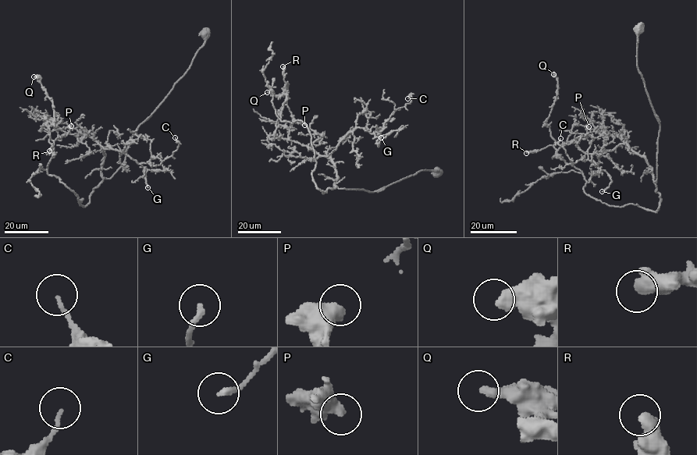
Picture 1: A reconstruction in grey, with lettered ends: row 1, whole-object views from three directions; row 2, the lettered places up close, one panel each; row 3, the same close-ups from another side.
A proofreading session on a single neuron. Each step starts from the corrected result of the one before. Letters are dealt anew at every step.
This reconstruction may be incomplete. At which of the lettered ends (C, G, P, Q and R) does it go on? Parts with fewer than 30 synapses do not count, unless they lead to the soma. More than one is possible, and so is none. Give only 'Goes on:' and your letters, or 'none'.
Goes on: none

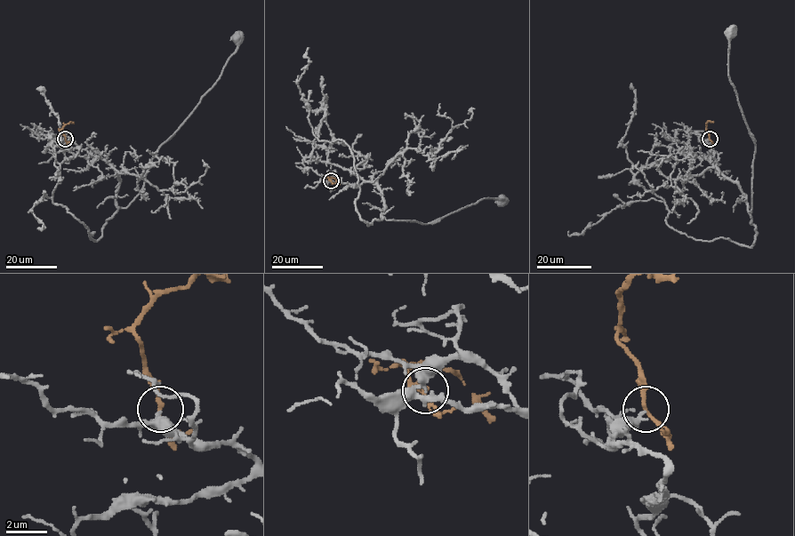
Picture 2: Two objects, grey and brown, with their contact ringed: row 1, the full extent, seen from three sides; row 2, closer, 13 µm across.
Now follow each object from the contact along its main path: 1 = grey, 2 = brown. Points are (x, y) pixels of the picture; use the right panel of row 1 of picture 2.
1: (710, 140), (705, 143), (713, 151), (710, 163), (736, 183), (751, 212), (755, 140), (728, 75), (731, 33)
2: (710, 139), (706, 123), (713, 122)

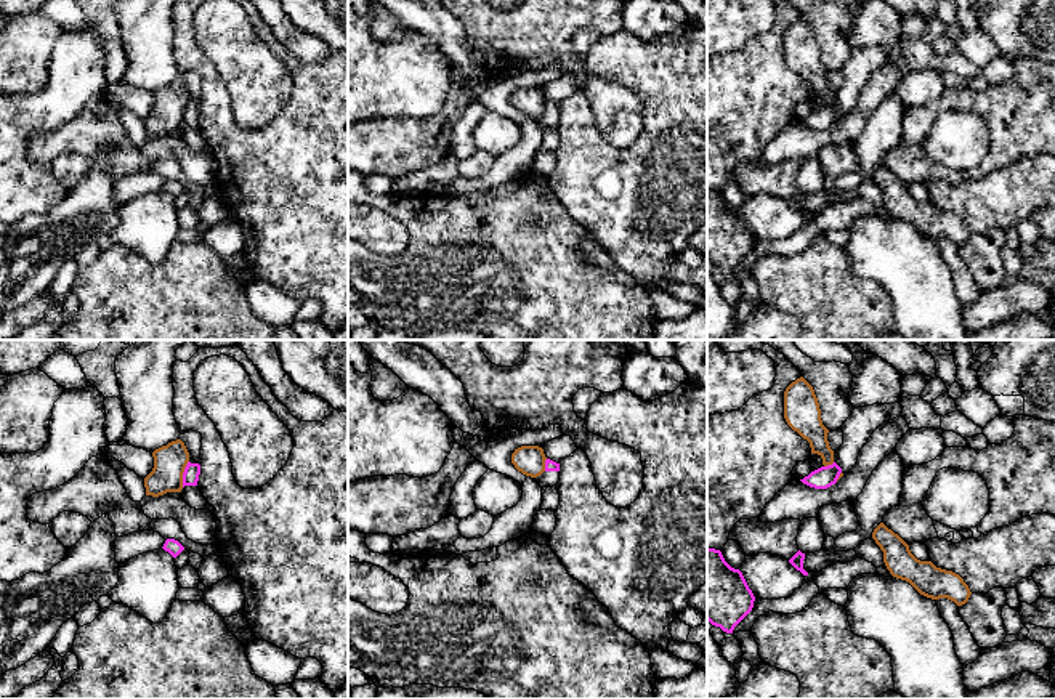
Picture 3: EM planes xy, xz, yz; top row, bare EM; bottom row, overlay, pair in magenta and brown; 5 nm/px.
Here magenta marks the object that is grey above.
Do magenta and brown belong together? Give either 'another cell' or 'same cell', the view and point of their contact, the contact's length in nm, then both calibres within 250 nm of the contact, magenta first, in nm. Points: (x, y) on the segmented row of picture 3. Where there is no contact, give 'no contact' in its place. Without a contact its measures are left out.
another cell | xy (183, 473) | 140 nm | 80/160 nm

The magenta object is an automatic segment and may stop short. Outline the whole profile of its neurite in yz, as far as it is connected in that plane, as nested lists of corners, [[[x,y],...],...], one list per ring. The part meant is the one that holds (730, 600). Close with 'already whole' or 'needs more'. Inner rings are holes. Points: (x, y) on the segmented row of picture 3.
[[[707,547],[707,620],[726,633],[752,611],[755,596],[742,572]]]; already whole

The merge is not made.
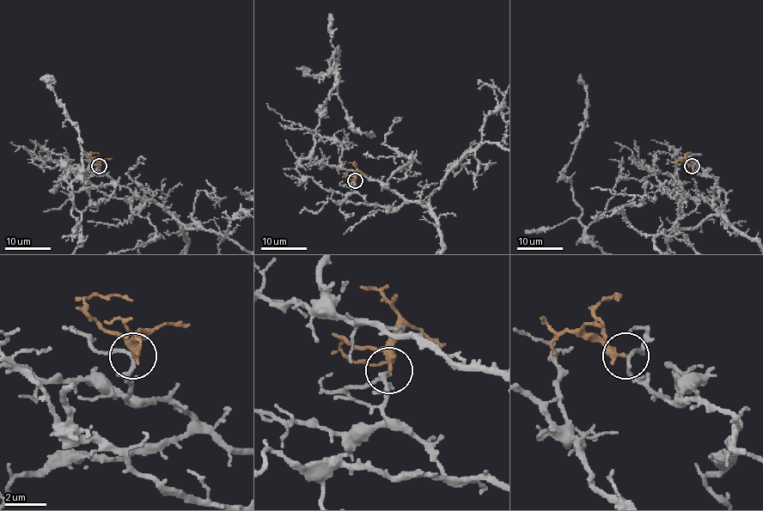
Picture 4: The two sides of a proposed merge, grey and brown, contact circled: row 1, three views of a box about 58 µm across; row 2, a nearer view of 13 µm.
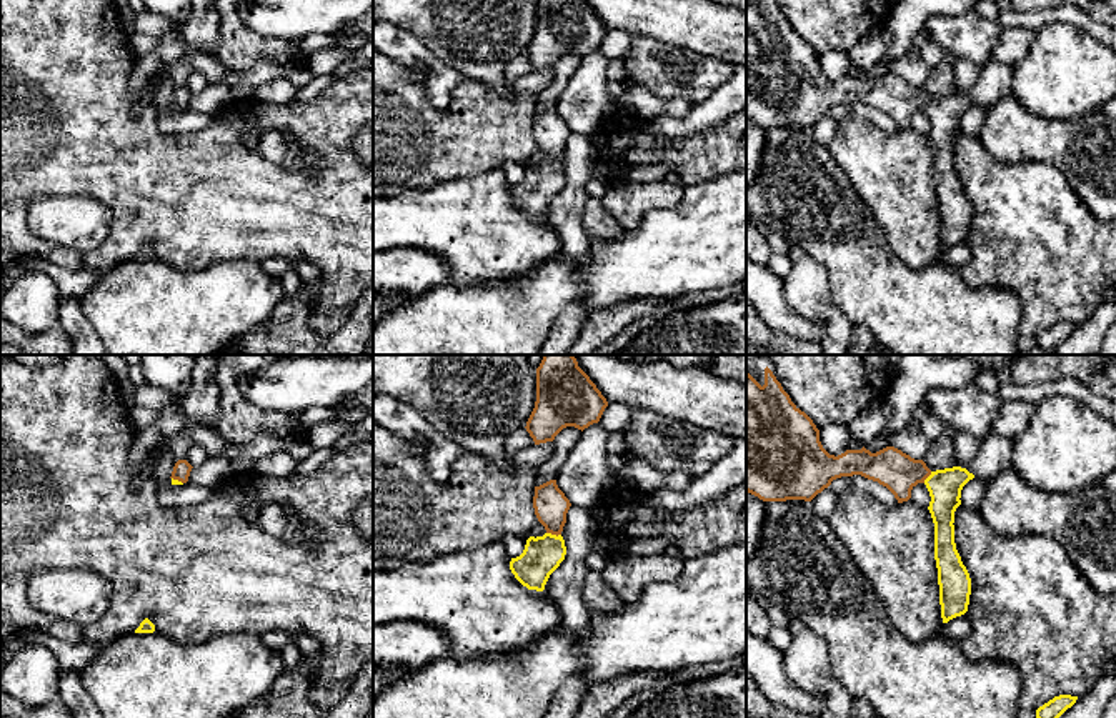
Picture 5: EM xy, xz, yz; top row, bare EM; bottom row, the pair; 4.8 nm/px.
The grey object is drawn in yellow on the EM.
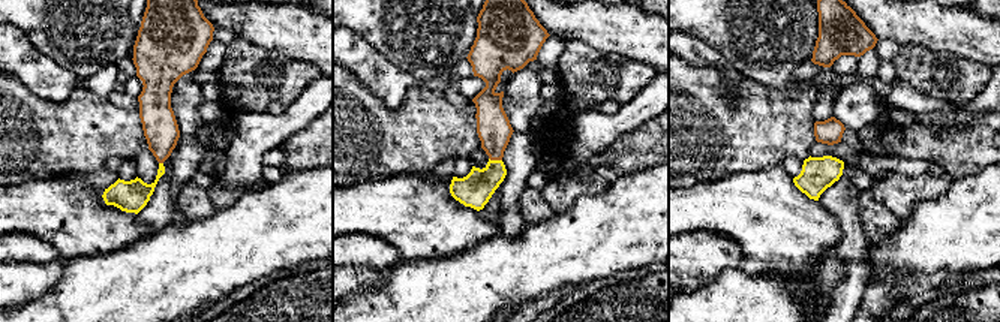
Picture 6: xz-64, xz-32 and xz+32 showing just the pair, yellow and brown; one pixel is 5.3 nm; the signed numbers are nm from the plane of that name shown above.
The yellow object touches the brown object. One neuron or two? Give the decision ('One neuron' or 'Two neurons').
One neuron

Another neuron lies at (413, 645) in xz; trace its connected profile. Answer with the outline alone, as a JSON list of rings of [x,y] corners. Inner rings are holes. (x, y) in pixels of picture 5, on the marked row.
[[[391,621],[373,625],[373,666],[421,671],[451,656],[450,638],[426,623]]]

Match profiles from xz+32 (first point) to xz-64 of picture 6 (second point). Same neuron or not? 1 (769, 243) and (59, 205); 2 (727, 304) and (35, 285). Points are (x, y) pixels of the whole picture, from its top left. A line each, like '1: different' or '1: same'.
1: same
2: different

